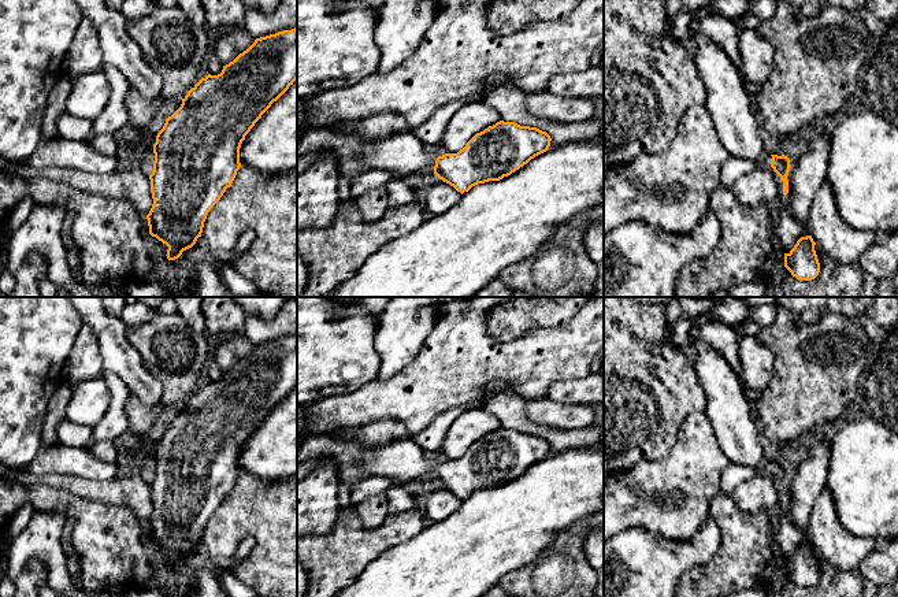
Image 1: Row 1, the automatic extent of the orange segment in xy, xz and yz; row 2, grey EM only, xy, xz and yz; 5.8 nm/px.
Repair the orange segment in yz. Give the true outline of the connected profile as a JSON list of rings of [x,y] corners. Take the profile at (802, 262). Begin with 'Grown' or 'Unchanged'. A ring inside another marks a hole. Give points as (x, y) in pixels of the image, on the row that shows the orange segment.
Unchanged. [[[812,236],[801,237],[794,248],[784,253],[784,267],[799,281],[812,281],[820,272],[820,263]]]

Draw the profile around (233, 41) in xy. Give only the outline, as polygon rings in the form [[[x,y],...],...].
[[[244,25],[227,27],[222,31],[211,51],[218,56],[223,66],[233,62],[240,53],[246,51],[256,38],[253,38],[244,27]]]

